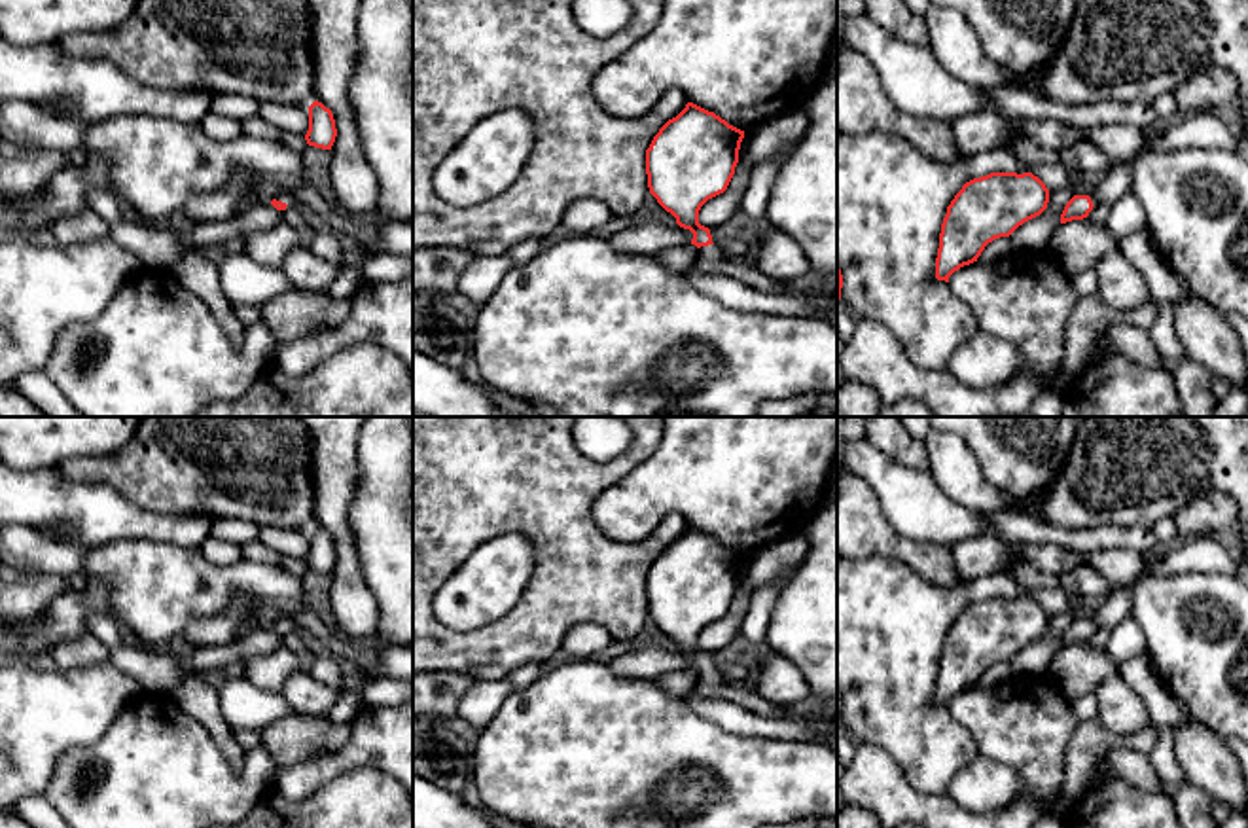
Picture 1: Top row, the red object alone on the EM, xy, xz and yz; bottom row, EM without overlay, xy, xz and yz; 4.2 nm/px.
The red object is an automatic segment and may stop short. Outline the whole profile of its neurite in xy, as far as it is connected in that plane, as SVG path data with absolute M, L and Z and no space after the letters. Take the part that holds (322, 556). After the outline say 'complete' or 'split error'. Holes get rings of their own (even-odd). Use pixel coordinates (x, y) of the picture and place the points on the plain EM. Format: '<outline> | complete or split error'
M314 525L309 531L309 555L305 565L309 570L331 574L337 561L335 544L330 532Z | complete

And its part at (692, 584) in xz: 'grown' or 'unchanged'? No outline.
grown

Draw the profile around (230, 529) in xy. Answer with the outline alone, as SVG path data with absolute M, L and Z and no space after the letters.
M220 517L212 521L210 536L242 548L259 538L259 527L237 517Z

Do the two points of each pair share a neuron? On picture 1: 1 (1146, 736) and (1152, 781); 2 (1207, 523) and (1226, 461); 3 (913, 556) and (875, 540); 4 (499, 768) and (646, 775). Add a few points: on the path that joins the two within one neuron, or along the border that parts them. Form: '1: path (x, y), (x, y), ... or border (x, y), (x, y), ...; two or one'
1: border (1148, 753), (1110, 749), (1103, 755); two
2: border (1228, 493), (1195, 497), (1176, 514); two
3: path (904, 548), (885, 540); one
4: path (534, 768), (610, 768); one

